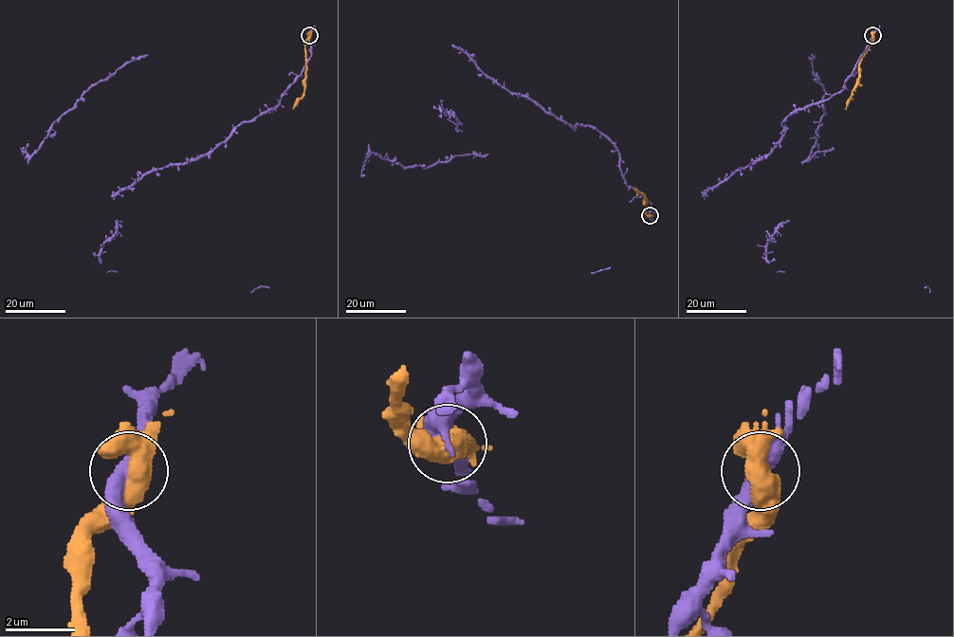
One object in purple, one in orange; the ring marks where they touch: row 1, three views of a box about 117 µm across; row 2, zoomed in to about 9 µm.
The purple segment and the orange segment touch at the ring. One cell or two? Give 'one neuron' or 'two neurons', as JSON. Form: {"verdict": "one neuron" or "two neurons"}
{"verdict": "two neurons"}

